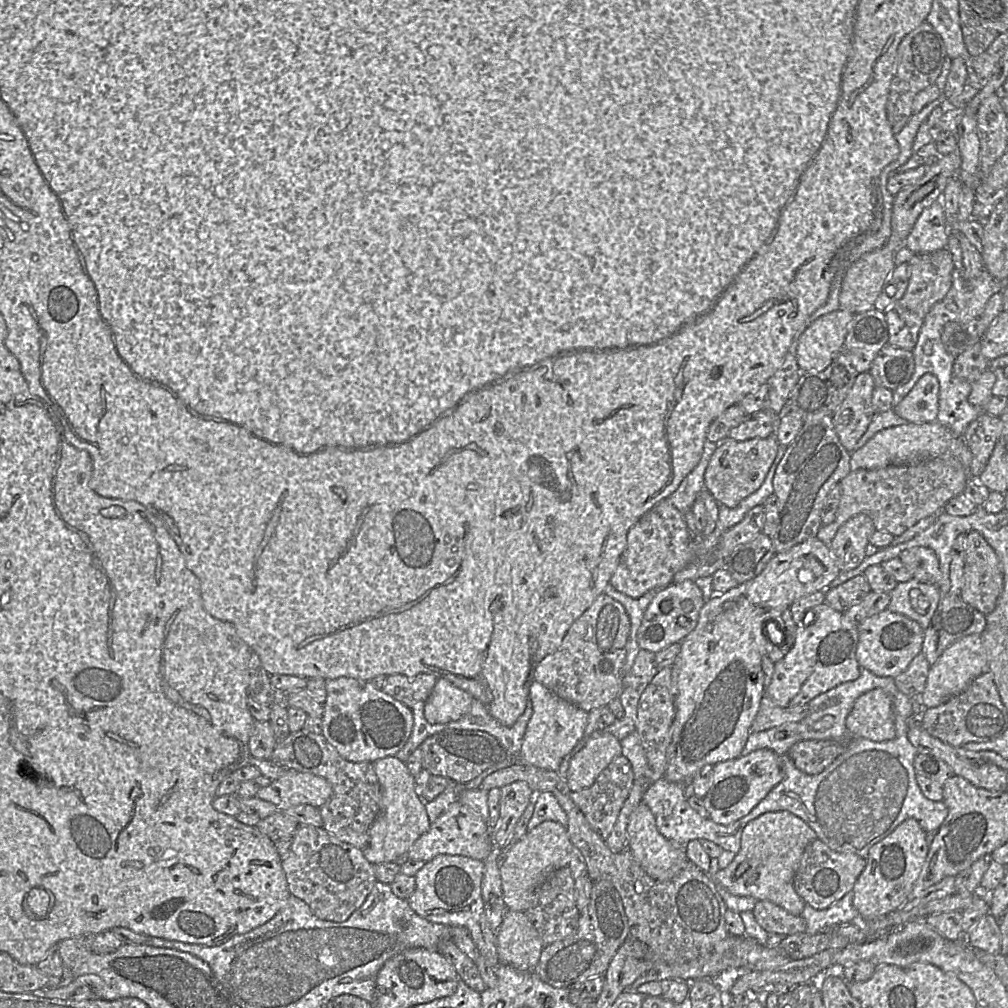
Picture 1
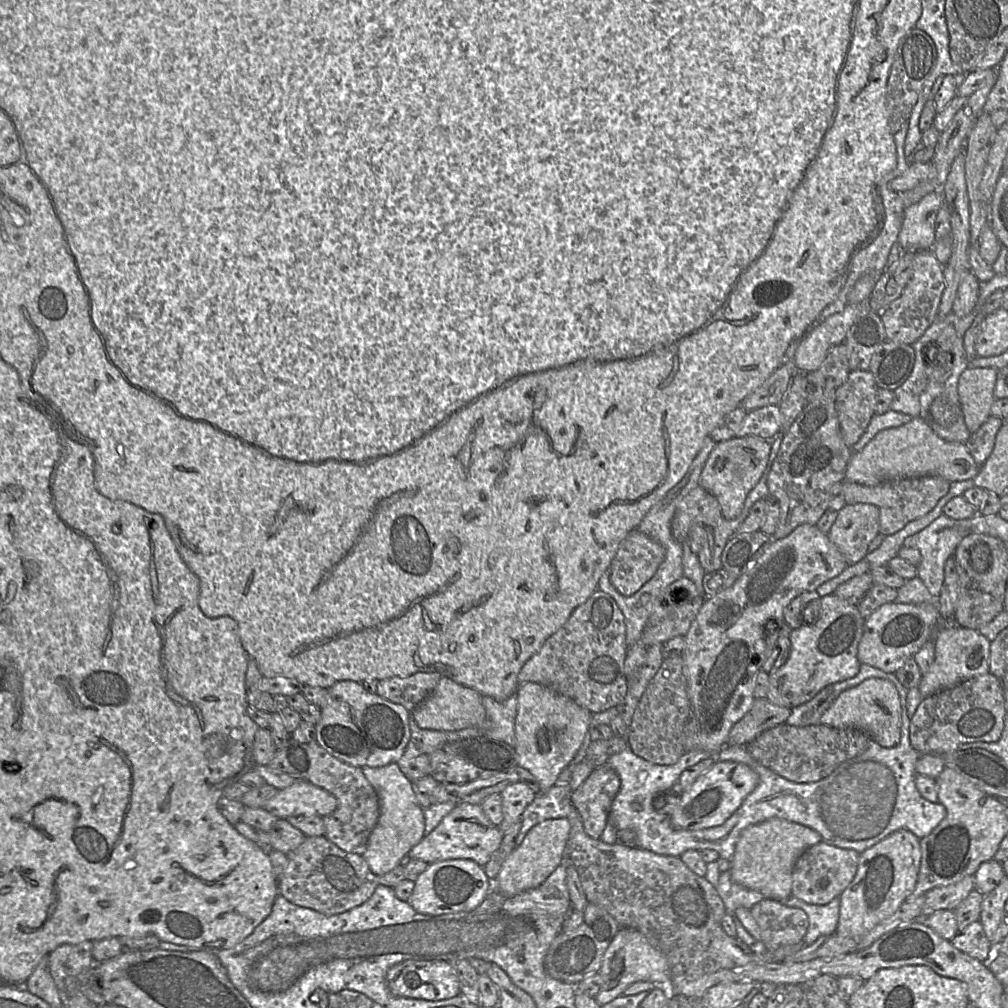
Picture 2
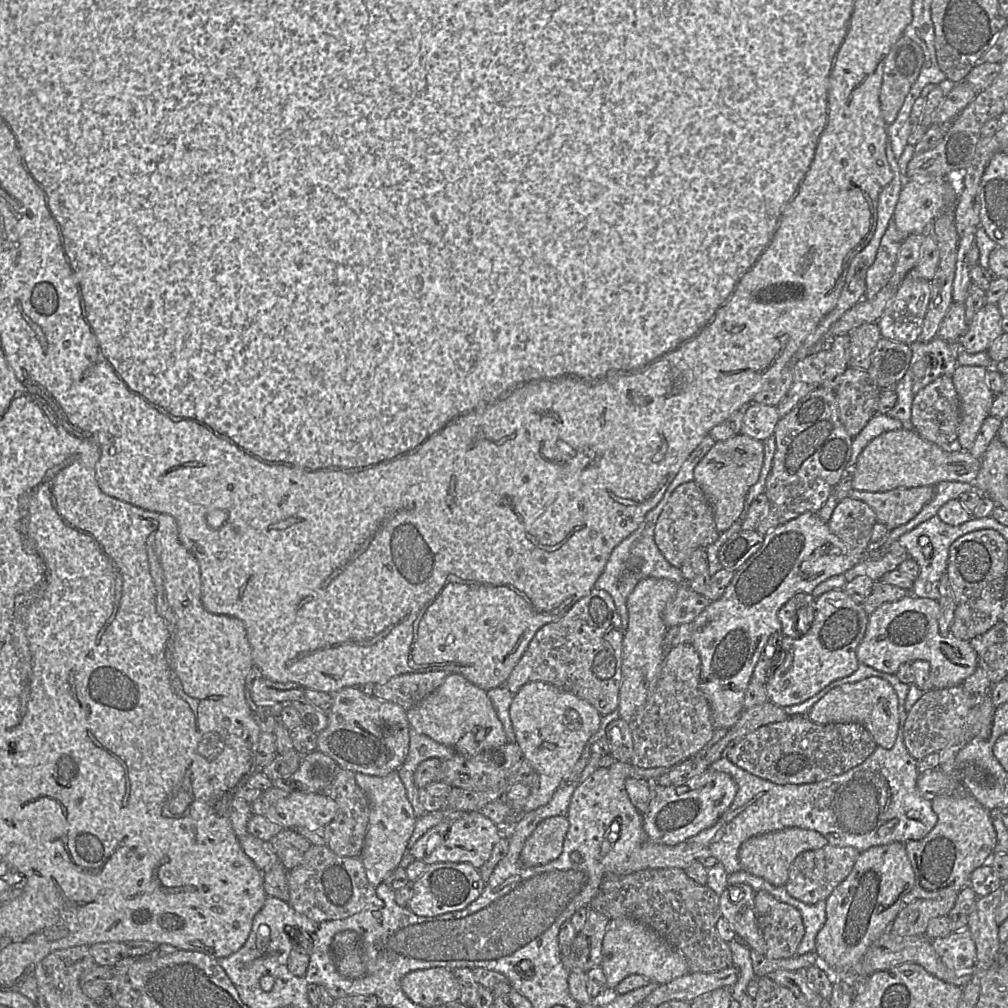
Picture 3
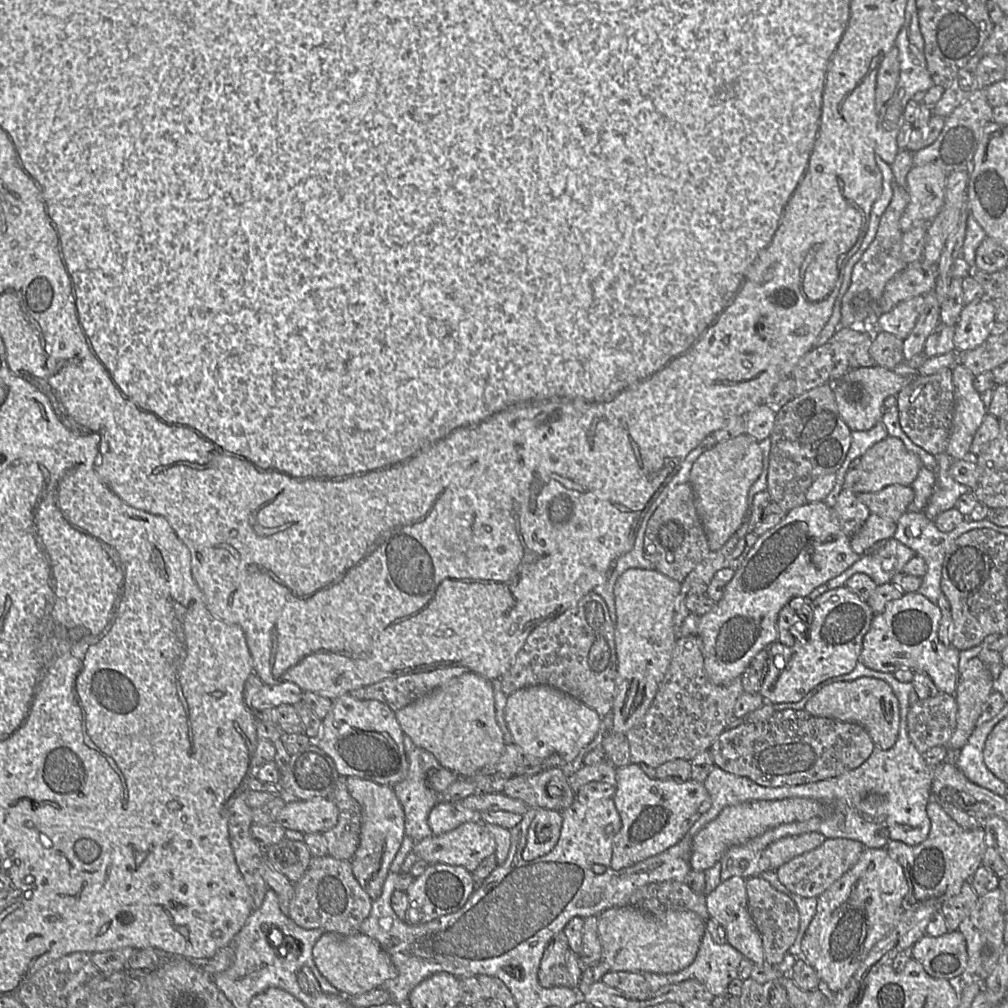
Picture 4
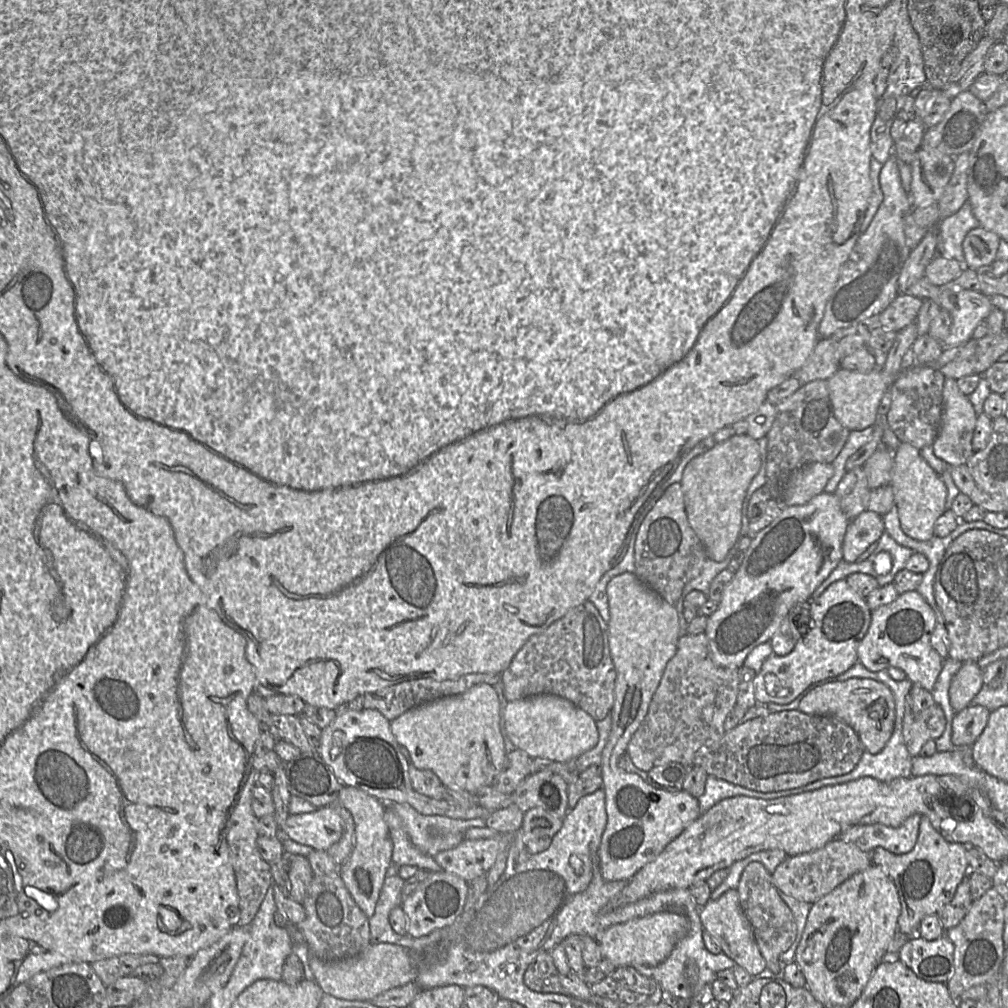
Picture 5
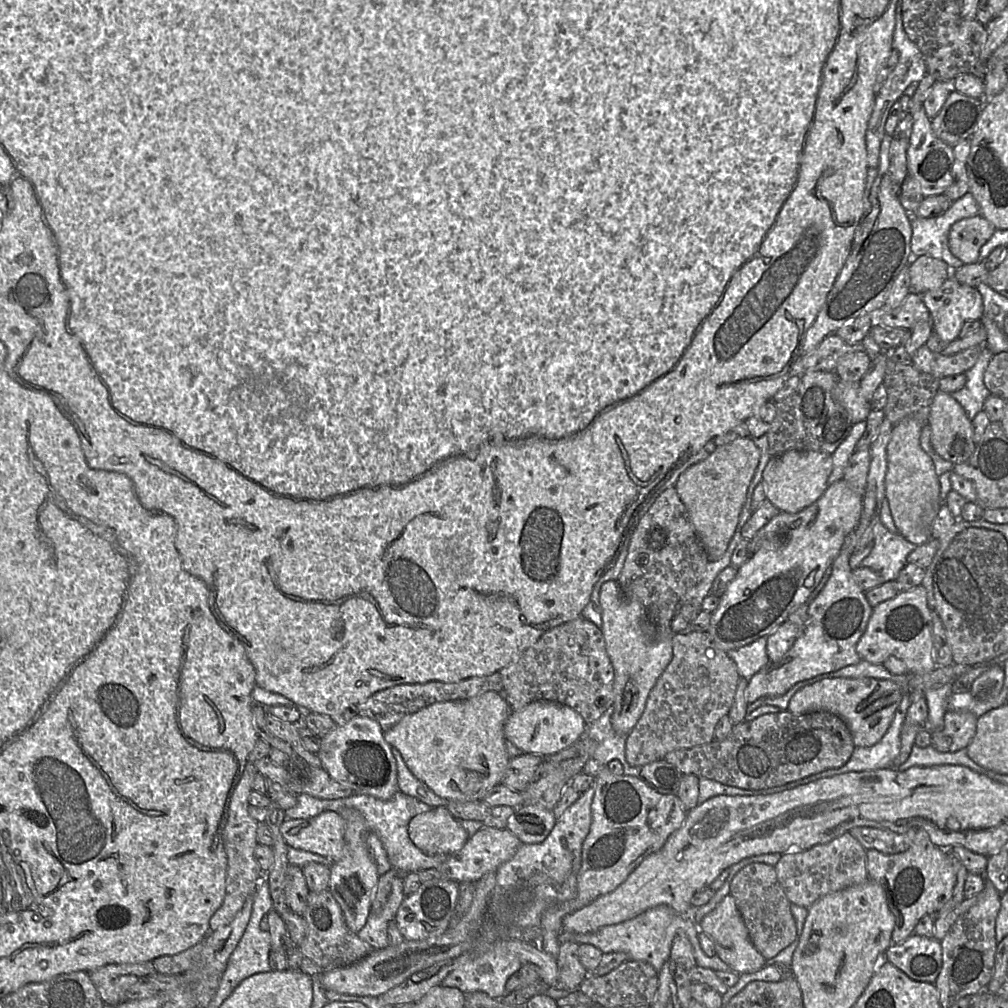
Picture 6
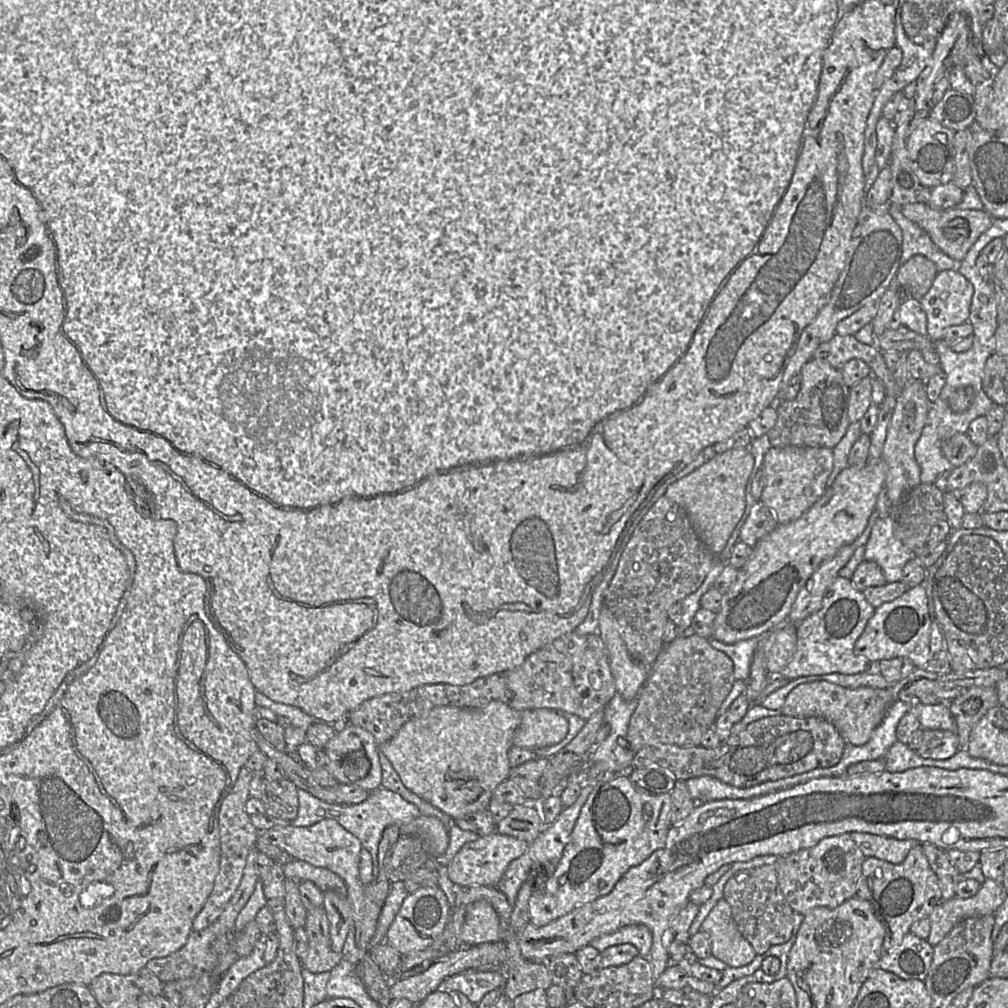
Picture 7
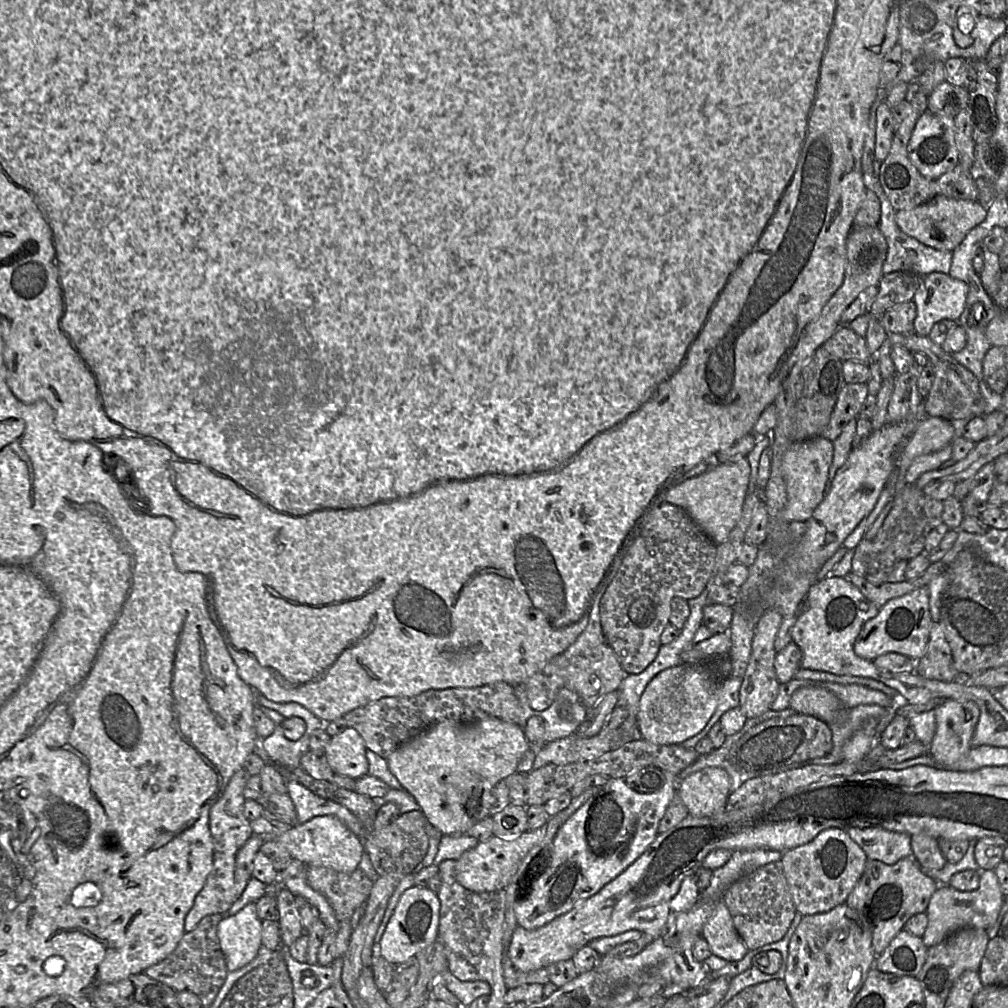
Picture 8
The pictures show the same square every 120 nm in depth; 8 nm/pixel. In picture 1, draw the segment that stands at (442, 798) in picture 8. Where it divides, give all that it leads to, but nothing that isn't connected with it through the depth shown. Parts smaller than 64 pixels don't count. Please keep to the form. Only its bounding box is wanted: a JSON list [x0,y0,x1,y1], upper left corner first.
[424,678,473,724]

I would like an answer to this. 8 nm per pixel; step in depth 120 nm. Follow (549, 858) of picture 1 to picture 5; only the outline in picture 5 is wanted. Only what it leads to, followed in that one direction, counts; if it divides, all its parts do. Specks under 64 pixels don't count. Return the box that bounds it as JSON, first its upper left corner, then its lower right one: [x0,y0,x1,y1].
[520,807,563,854]

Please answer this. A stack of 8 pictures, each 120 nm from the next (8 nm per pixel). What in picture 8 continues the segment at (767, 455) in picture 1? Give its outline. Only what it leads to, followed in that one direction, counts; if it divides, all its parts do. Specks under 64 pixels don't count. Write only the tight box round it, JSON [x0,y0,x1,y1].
[665,456,750,545]

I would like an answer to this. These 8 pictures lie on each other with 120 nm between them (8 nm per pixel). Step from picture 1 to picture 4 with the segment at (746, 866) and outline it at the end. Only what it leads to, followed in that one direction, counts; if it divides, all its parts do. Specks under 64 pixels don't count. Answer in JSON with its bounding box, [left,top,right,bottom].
[764,832,825,871]

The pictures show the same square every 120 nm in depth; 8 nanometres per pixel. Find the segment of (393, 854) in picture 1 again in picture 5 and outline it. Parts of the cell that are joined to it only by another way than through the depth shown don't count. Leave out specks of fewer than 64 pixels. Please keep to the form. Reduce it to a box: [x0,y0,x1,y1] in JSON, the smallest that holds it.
[338,786,393,919]

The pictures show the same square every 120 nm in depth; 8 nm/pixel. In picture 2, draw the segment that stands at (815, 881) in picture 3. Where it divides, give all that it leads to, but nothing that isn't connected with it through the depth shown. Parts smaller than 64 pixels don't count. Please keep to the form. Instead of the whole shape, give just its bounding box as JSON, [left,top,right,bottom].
[792,842,860,905]

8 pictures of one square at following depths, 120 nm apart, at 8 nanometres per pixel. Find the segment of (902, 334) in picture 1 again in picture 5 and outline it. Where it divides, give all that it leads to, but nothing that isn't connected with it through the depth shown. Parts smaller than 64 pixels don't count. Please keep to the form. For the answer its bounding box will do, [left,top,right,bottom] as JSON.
[876,294,923,332]

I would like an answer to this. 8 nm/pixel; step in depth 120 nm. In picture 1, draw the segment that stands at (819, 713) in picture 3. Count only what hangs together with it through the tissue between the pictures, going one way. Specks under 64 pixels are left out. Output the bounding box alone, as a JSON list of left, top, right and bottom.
[845,688,896,742]

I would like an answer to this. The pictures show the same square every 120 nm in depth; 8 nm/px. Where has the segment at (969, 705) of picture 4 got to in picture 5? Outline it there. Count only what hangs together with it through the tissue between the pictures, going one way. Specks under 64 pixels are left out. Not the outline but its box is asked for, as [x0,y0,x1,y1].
[949,662,983,713]

